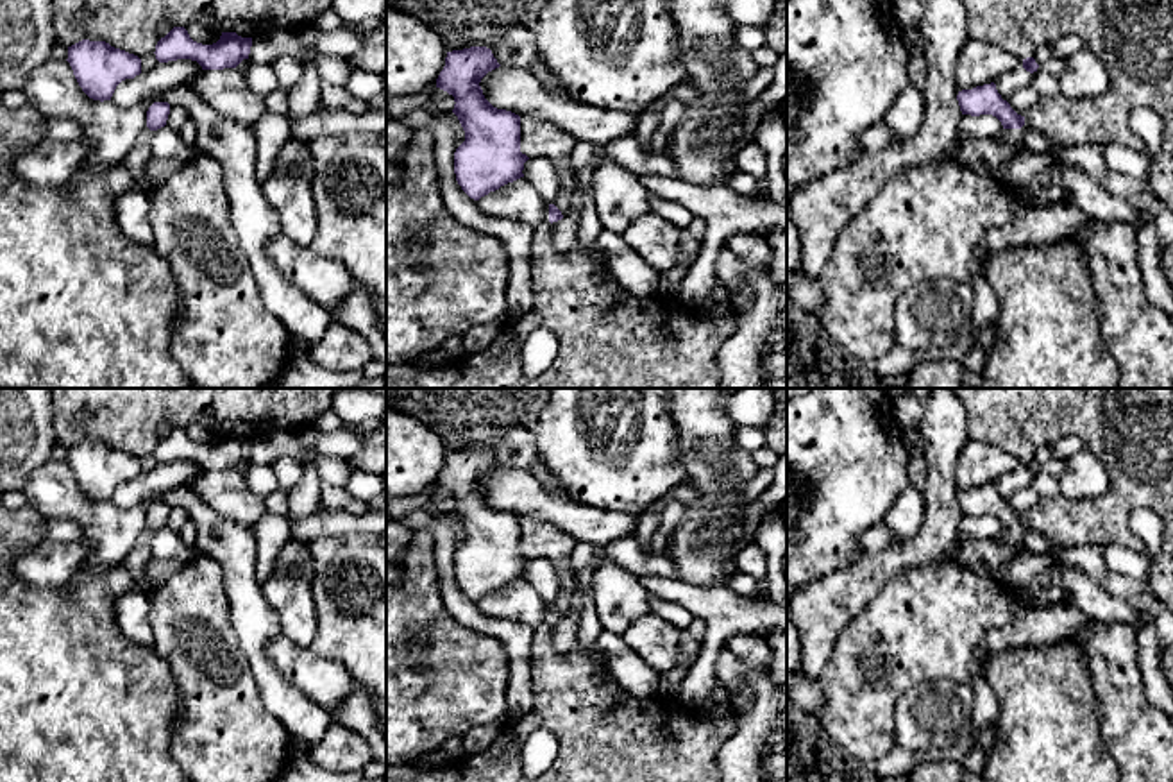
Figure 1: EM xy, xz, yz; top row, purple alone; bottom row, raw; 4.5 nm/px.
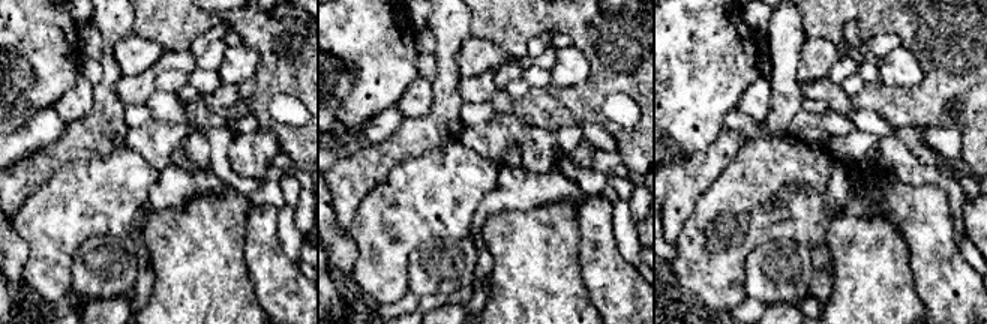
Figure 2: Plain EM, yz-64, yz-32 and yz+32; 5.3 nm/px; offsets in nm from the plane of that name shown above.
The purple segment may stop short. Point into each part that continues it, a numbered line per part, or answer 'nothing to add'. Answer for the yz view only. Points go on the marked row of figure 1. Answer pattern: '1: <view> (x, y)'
1: yz (987, 158)

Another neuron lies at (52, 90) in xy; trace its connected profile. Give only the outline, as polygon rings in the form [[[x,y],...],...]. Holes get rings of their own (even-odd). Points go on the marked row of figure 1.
[[[50,57],[34,68],[21,88],[27,104],[45,118],[72,118],[82,125],[80,140],[89,154],[77,174],[122,163],[147,129],[147,111],[116,107],[111,100],[93,100],[79,86],[68,61]]]

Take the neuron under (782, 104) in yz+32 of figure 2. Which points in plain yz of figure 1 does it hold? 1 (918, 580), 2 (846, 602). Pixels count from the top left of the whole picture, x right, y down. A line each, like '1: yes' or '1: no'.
1: no
2: yes

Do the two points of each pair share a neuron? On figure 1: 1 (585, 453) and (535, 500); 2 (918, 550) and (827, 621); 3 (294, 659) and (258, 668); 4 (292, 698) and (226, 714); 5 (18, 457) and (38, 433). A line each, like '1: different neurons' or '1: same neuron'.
1: different neurons
2: same neuron
3: different neurons
4: different neurons
5: same neuron

